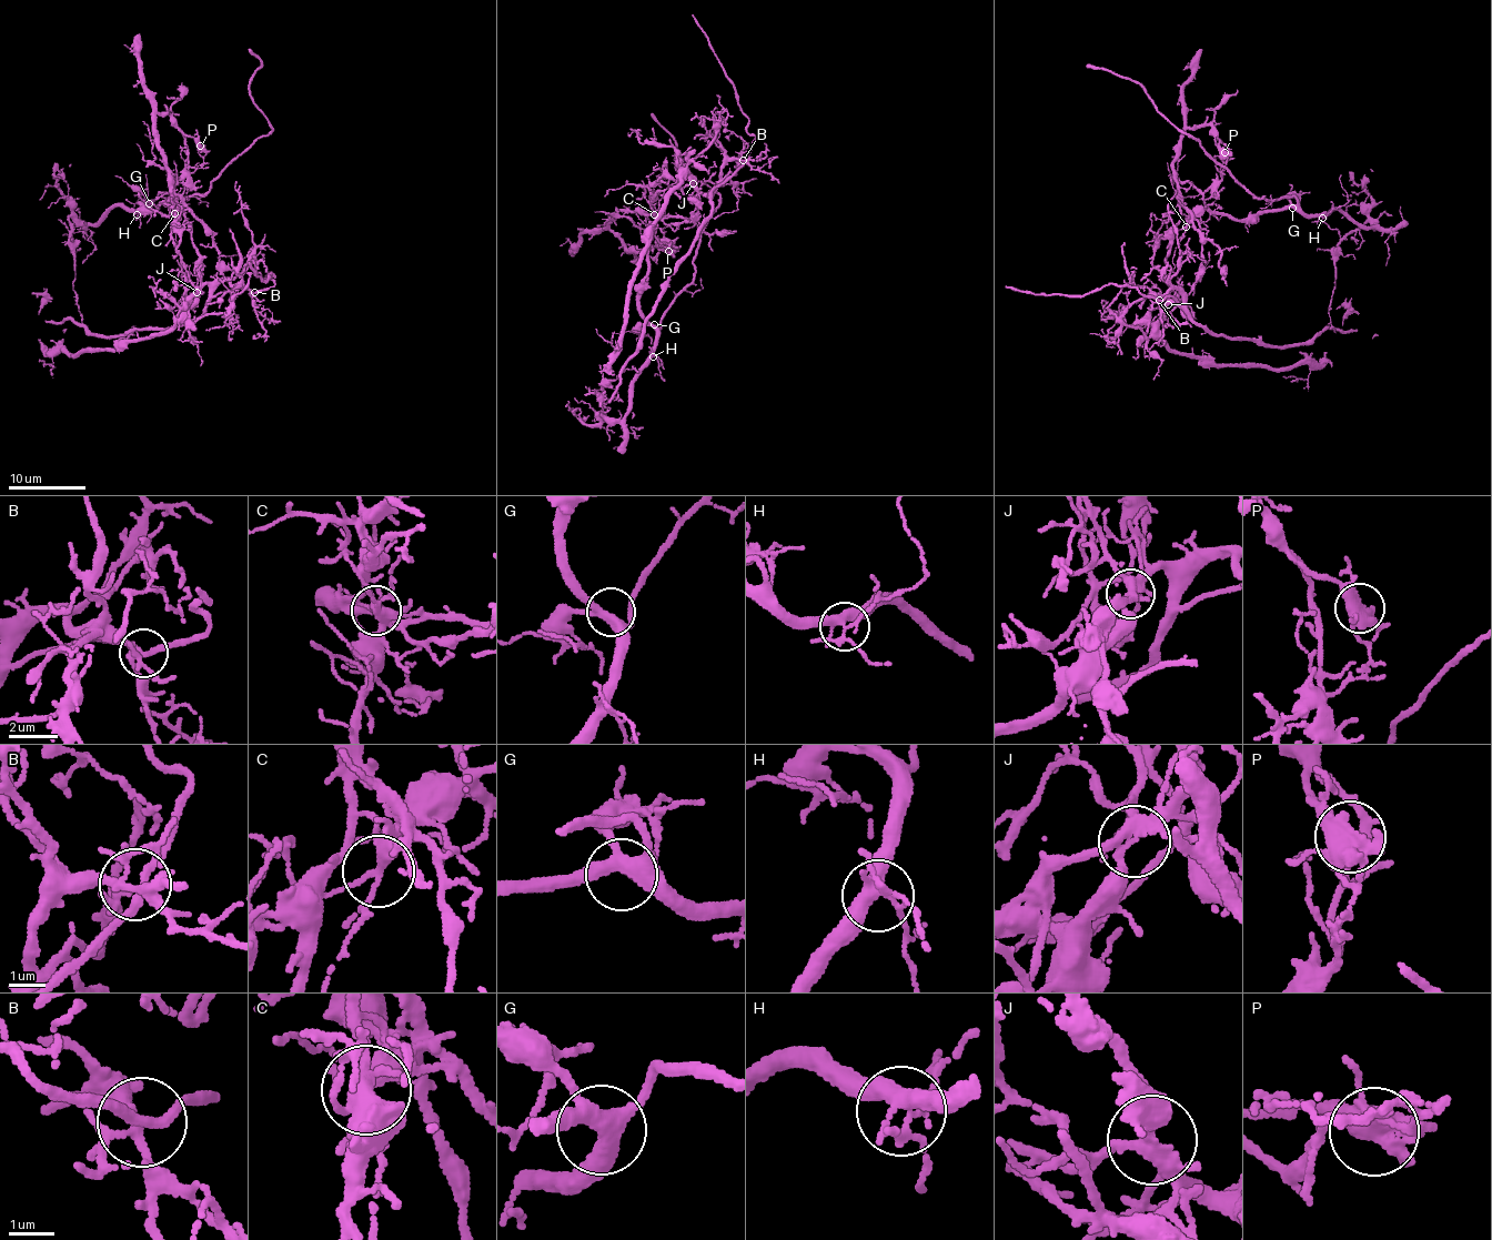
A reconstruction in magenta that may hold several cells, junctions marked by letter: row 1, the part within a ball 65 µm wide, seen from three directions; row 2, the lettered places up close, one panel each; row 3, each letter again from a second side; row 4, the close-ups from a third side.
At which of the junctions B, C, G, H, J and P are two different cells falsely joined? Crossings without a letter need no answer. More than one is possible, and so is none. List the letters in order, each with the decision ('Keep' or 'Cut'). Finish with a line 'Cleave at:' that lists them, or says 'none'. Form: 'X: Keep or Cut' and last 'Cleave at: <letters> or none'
B: Keep
C: Cut
G: Keep
H: Keep
J: Cut
P: Cut
Cleave at: C, J, P

